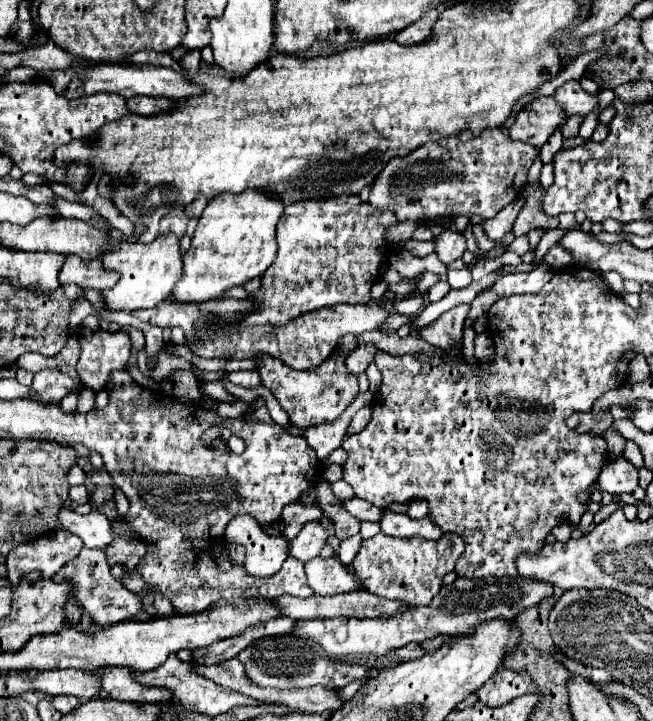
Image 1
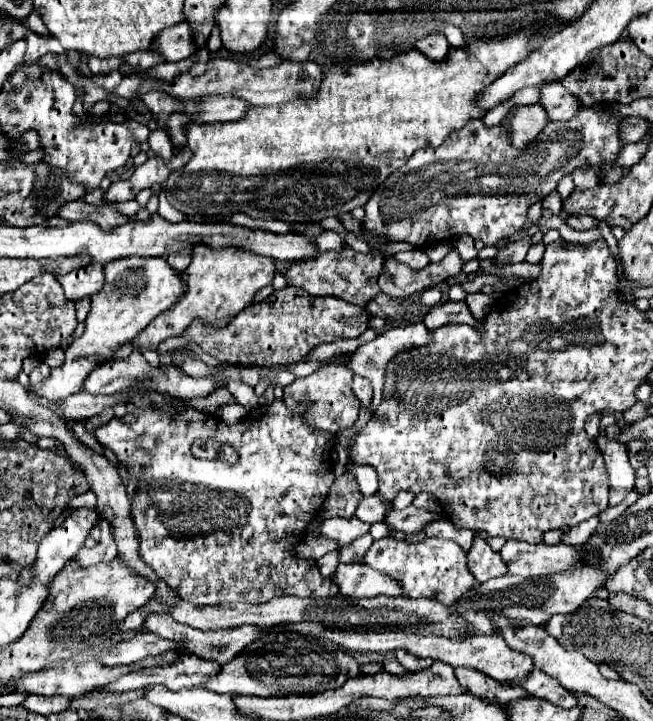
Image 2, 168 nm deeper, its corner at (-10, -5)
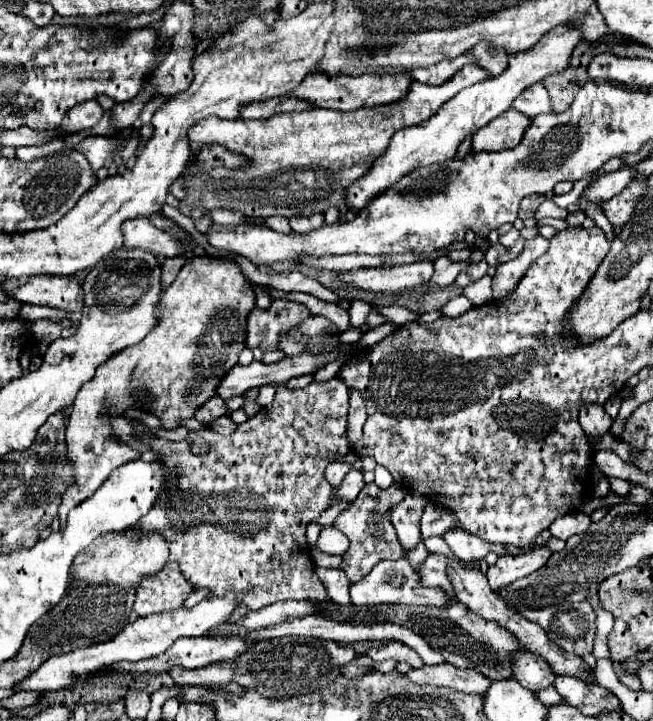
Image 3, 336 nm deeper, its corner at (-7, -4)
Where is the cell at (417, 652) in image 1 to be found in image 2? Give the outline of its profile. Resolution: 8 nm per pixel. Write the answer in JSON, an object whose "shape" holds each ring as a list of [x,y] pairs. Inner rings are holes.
{"shape":[[[397,650],[397,660],[401,662],[401,666],[409,672],[417,672],[417,670],[423,670],[423,668],[429,668],[433,664],[431,658],[417,658],[417,656],[411,656],[409,652],[405,650]]]}

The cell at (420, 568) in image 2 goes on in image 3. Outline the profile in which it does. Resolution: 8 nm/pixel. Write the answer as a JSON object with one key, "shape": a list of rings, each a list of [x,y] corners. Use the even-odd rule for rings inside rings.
{"shape":[[[430,553],[420,567],[416,567],[416,573],[420,577],[420,583],[424,587],[436,587],[442,589],[450,599],[456,597],[452,581],[448,579],[448,569],[450,569],[450,559],[442,553]]]}

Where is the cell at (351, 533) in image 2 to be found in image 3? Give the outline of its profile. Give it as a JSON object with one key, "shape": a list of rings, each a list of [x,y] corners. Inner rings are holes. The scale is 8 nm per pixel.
{"shape":[[[374,483],[364,485],[364,489],[358,493],[358,497],[344,509],[338,519],[334,521],[334,527],[340,529],[348,539],[350,539],[350,549],[344,553],[344,562],[340,565],[351,583],[362,579],[380,559],[400,559],[404,557],[402,545],[396,539],[396,531],[392,523],[388,521],[388,509],[400,503],[406,497],[406,487],[392,485],[388,489],[378,489]],[[374,521],[374,523],[372,523]],[[372,525],[374,525],[374,535],[372,535]]]}

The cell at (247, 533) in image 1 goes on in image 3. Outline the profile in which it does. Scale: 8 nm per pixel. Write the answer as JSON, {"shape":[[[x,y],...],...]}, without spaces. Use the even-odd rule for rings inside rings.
{"shape":[[[326,527],[318,535],[318,549],[330,555],[344,555],[348,549],[348,537],[344,537],[342,531],[336,531],[336,527]]]}

